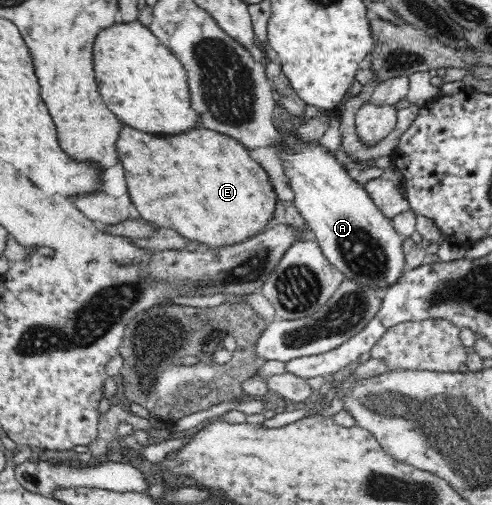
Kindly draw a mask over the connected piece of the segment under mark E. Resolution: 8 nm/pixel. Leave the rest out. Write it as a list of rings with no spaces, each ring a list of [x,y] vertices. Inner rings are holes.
[[[124,126],[116,146],[118,146],[116,150],[118,150],[119,160],[123,163],[124,170],[126,171],[125,177],[128,183],[128,195],[131,197],[131,203],[134,203],[134,205],[138,207],[137,210],[142,213],[142,219],[152,221],[155,226],[158,225],[158,227],[176,229],[182,237],[186,237],[192,242],[198,242],[204,249],[212,250],[244,243],[244,241],[248,241],[255,235],[264,231],[271,222],[278,199],[274,193],[272,184],[270,184],[270,177],[261,167],[260,163],[252,159],[252,156],[249,155],[249,151],[238,140],[232,137],[222,135],[217,131],[212,131],[203,126],[194,129],[194,131],[190,131],[190,133],[182,133],[182,135],[174,135],[174,137],[150,135],[148,133],[143,133],[143,131],[134,130],[132,127]]]

